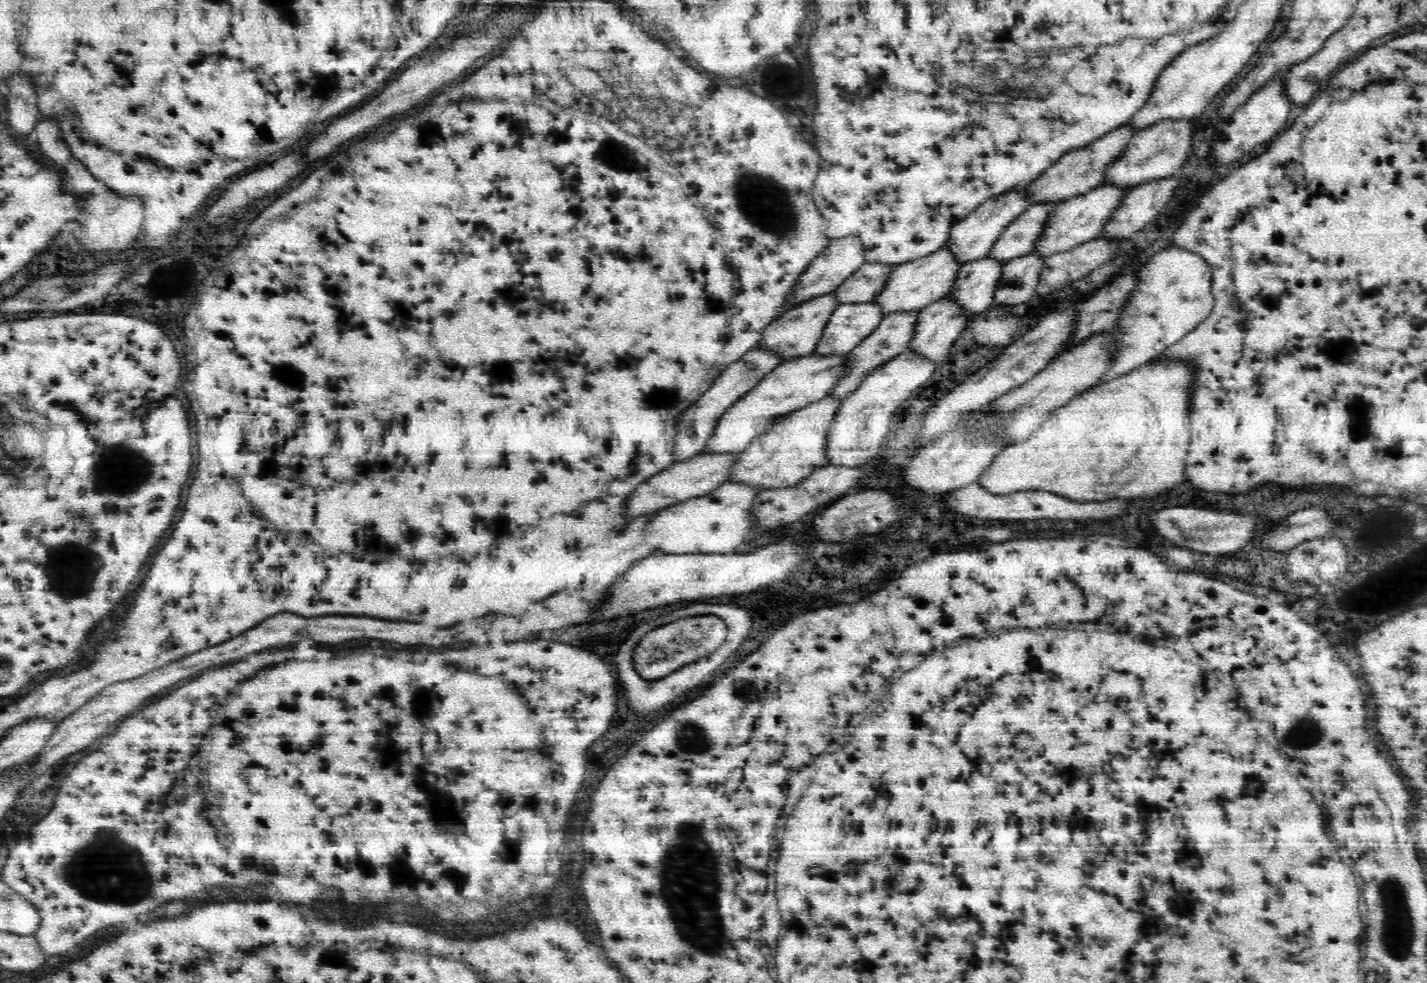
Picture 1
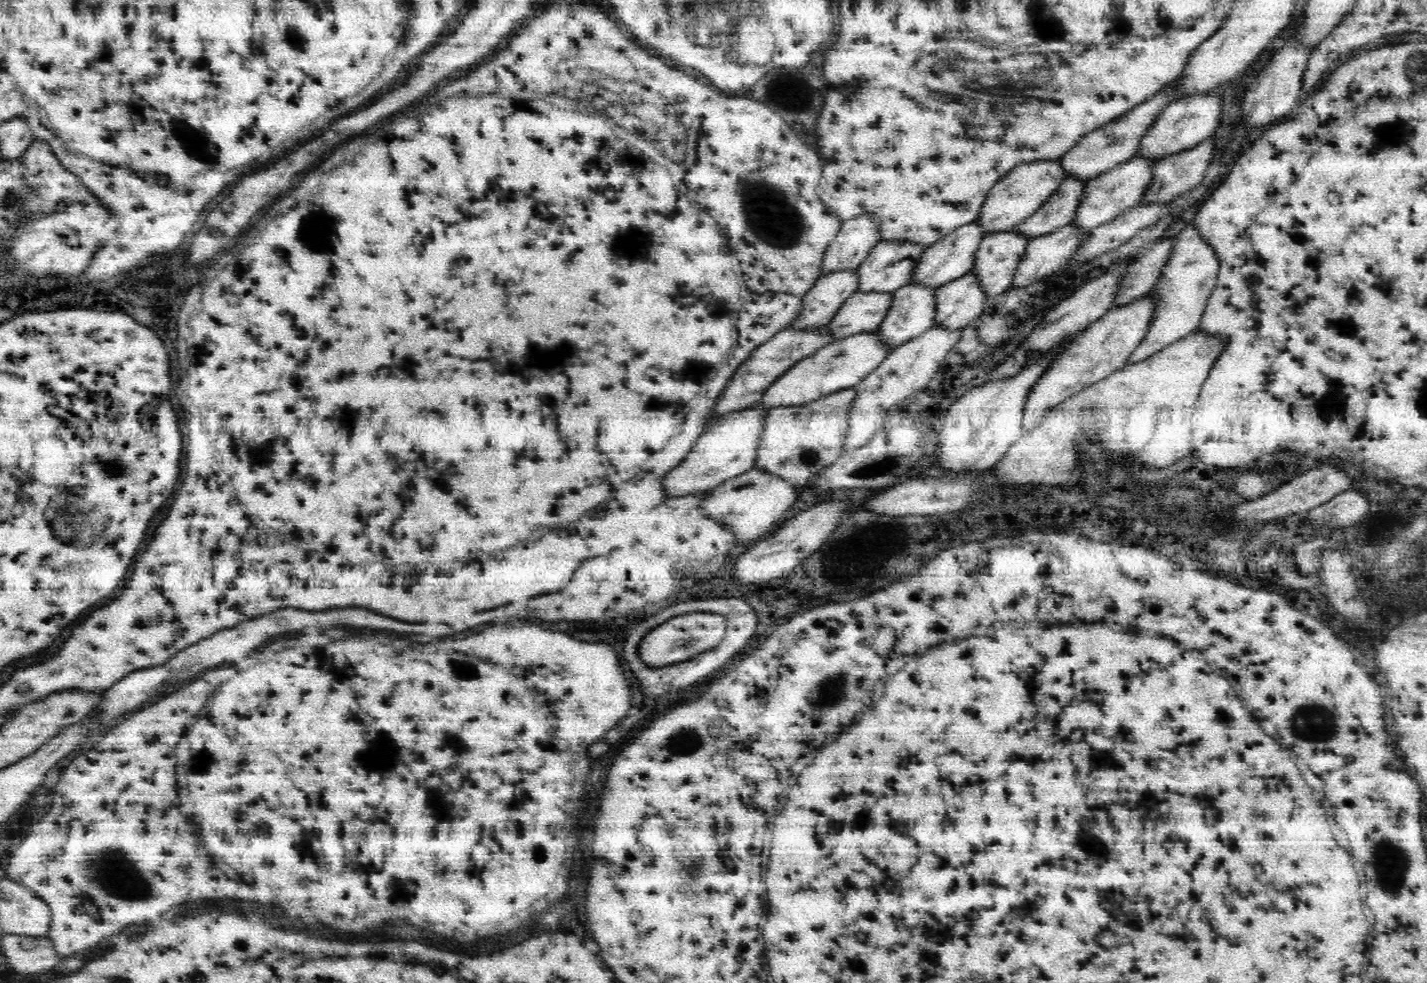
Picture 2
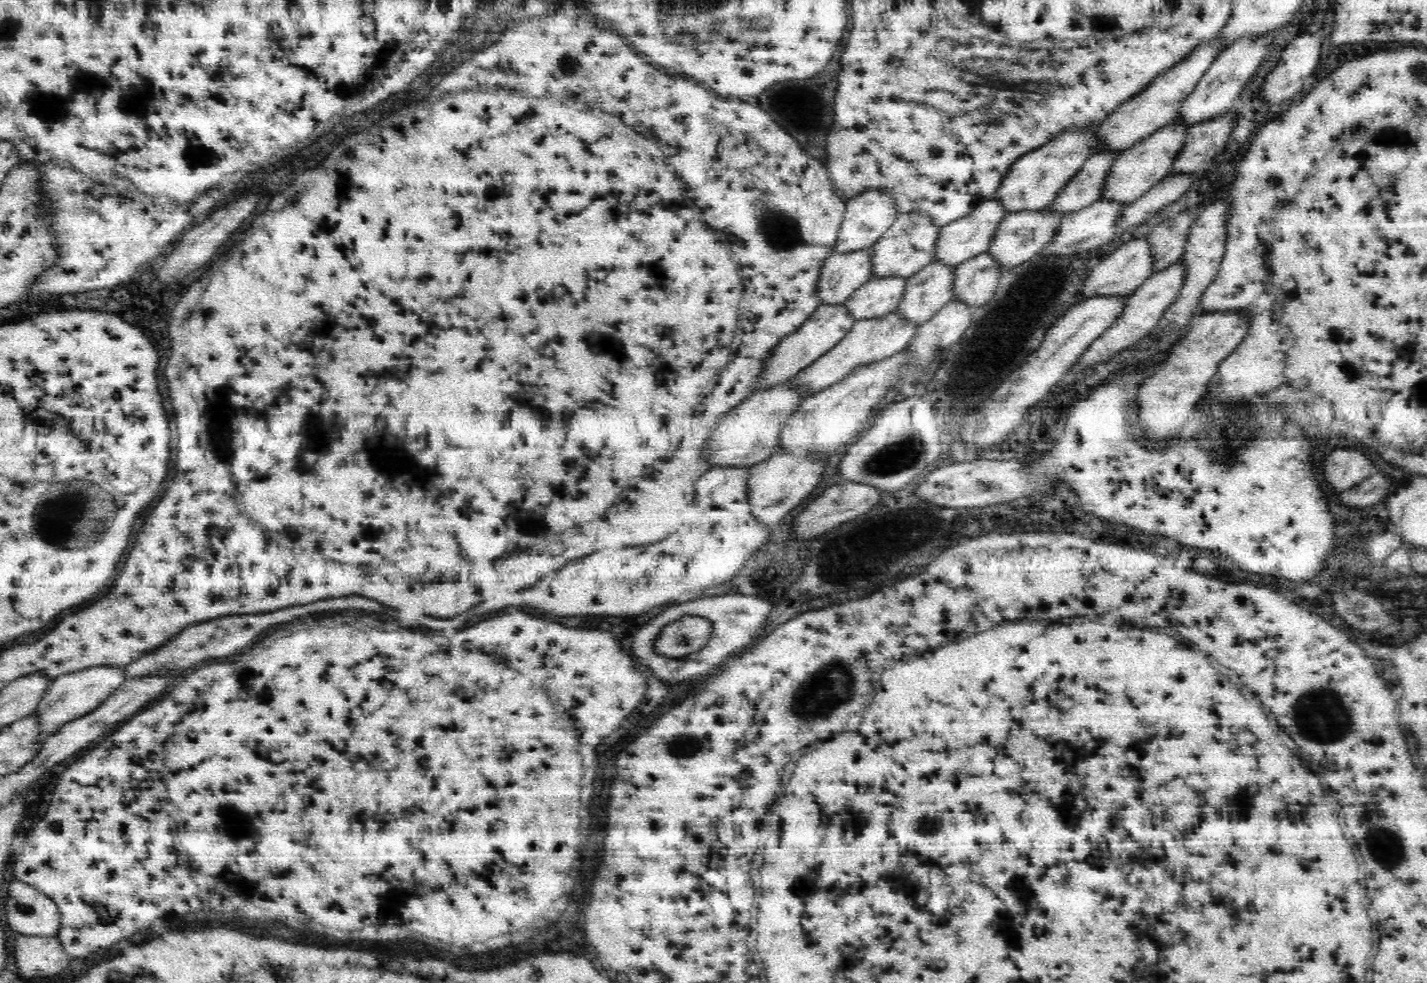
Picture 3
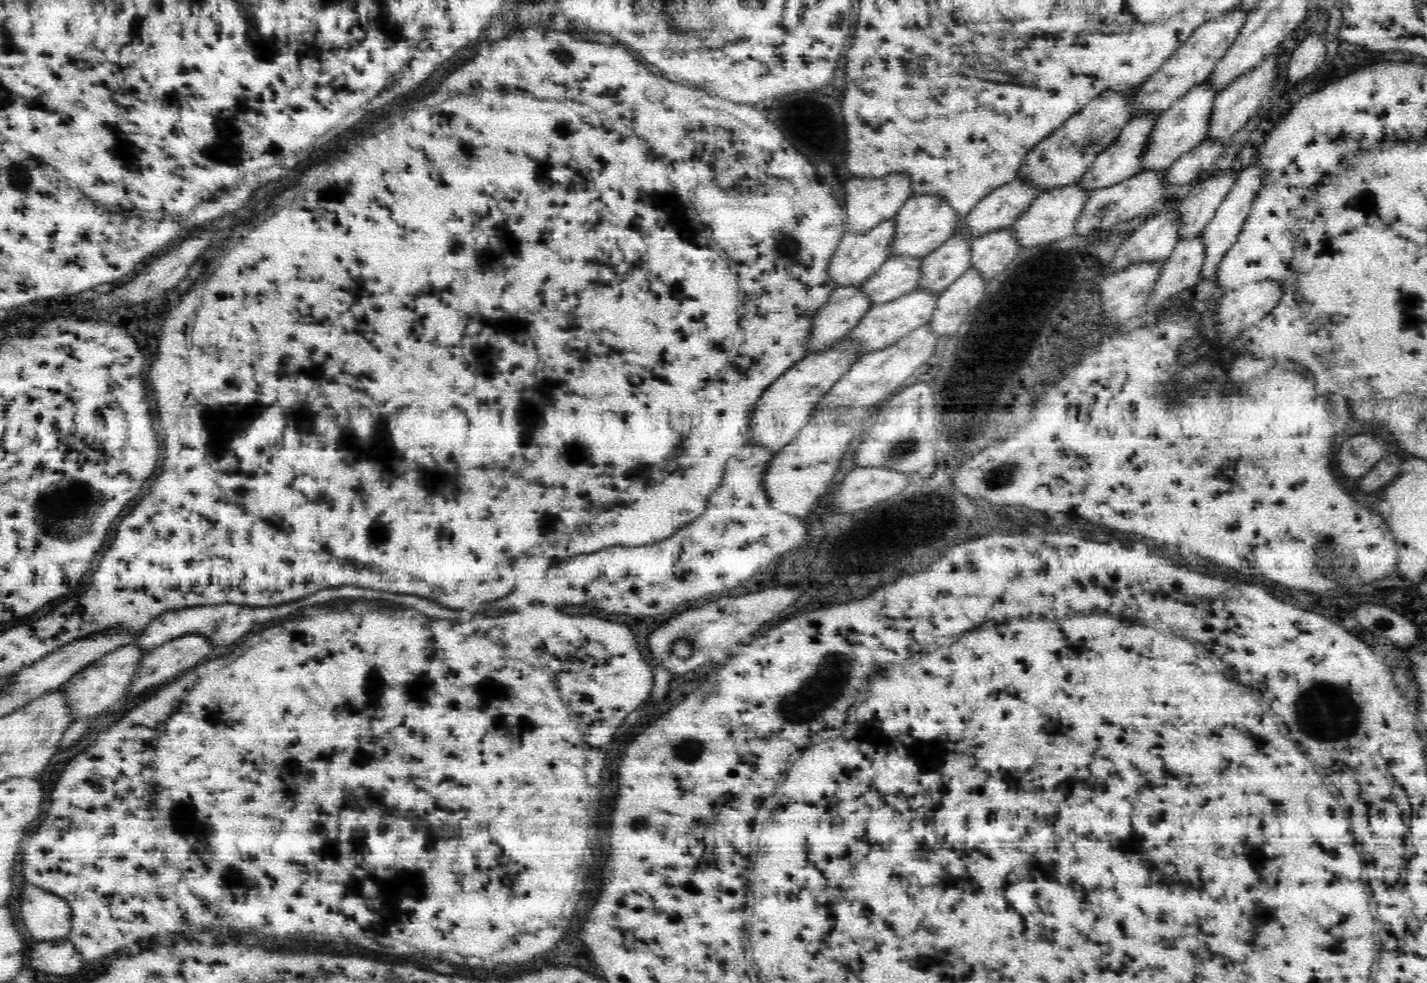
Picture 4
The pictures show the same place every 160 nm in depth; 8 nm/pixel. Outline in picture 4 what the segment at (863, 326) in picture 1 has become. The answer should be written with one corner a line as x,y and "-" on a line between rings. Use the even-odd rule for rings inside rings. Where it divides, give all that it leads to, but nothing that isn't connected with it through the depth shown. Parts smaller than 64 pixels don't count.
888,257
882,266
863,283
872,304
882,304
918,289
922,276
922,257

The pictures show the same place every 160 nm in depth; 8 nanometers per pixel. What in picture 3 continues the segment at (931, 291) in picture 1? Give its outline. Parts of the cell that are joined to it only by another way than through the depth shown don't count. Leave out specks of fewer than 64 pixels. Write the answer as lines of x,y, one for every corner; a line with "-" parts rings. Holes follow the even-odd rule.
995,196
993,199
985,200
973,211
968,216
941,227
940,236
938,236
938,242
936,242
936,258
934,259
956,267
966,262
966,260
974,258
977,254
988,251
990,242
994,238
994,234
996,234
998,224
1007,215
1006,207

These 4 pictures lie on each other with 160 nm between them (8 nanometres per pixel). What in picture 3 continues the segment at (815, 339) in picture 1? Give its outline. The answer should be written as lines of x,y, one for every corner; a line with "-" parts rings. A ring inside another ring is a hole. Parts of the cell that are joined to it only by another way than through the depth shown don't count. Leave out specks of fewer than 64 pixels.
873,247
854,253
832,253
821,268
817,288
820,304
842,305
857,288
874,277
870,262
872,252

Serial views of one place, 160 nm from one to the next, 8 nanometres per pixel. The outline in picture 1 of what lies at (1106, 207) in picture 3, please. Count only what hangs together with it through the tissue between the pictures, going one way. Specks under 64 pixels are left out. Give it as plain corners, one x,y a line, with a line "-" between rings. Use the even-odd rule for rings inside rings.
1032,251
1023,257
1005,262
994,292
994,304
1016,306
1029,302
1036,295
1044,260
1044,257

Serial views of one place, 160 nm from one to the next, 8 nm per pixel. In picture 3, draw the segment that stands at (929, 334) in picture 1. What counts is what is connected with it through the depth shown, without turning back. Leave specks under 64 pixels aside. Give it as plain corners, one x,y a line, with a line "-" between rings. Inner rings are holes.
990,251
981,252
956,266
953,296
970,307
981,306
994,296
1001,273
994,255

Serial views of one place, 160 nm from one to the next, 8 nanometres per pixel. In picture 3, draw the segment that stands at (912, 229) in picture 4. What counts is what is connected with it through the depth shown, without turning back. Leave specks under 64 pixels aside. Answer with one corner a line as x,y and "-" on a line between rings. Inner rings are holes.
900,213
894,224
873,244
870,262
874,276
910,278
923,266
936,258
936,242
940,236
940,225
926,213

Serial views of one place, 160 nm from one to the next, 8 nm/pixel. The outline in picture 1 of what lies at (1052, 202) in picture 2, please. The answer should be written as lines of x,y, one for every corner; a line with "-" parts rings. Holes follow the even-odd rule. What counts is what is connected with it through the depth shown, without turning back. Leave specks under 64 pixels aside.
1044,203
1032,205
1028,210
1024,210
994,242
989,253
992,259
1005,264
1013,258
1023,257
1034,251
1034,246
1043,236
1046,218
1050,216
1050,212
1054,212
1054,208
1054,203

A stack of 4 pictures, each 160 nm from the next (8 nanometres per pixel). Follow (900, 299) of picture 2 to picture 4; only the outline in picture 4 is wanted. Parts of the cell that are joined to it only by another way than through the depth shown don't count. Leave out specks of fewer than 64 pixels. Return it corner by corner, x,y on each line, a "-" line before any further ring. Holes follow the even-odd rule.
955,230
945,243
923,258
918,289
936,293
938,296
944,292
971,267
972,243
968,231

